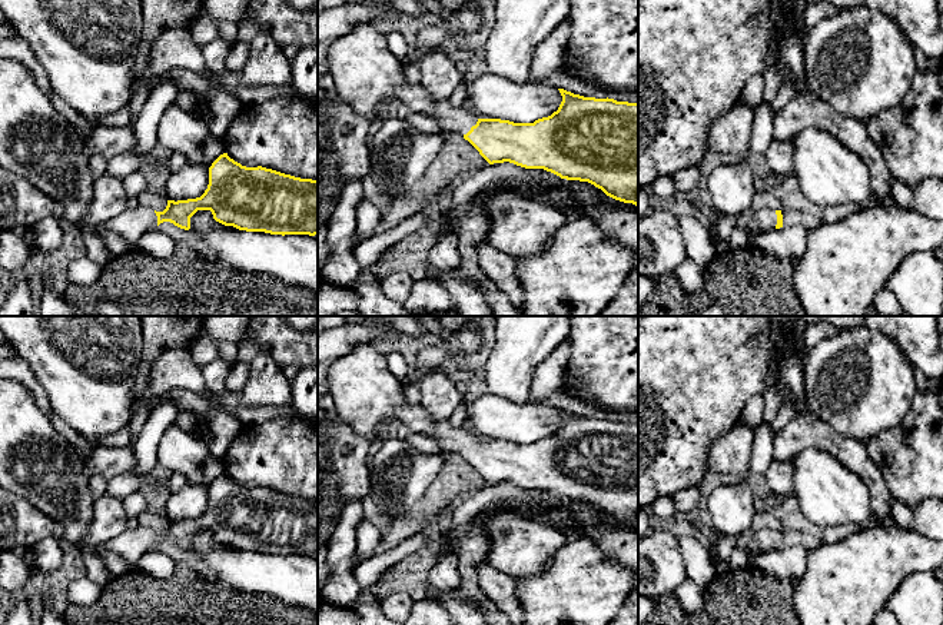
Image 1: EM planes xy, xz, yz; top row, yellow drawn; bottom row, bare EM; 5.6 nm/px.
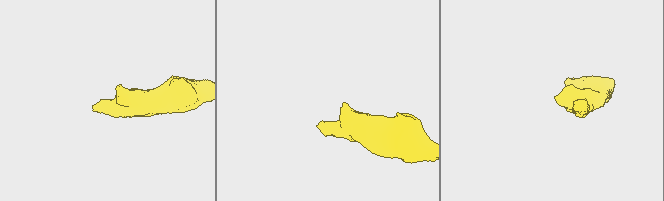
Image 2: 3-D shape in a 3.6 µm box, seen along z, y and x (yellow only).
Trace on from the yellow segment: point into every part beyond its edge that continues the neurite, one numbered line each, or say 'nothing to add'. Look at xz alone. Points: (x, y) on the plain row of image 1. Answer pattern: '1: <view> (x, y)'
1: xz (365, 392)

